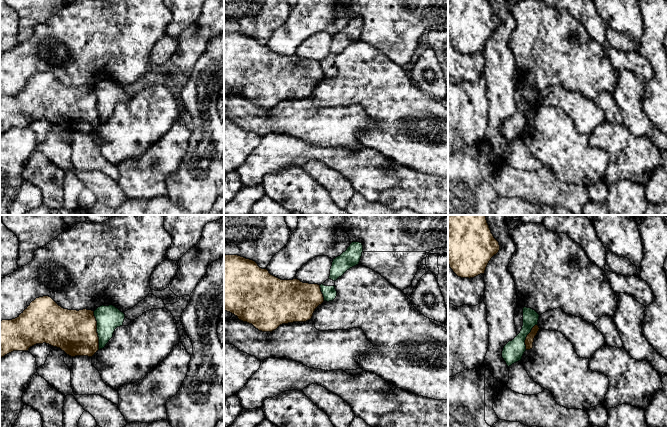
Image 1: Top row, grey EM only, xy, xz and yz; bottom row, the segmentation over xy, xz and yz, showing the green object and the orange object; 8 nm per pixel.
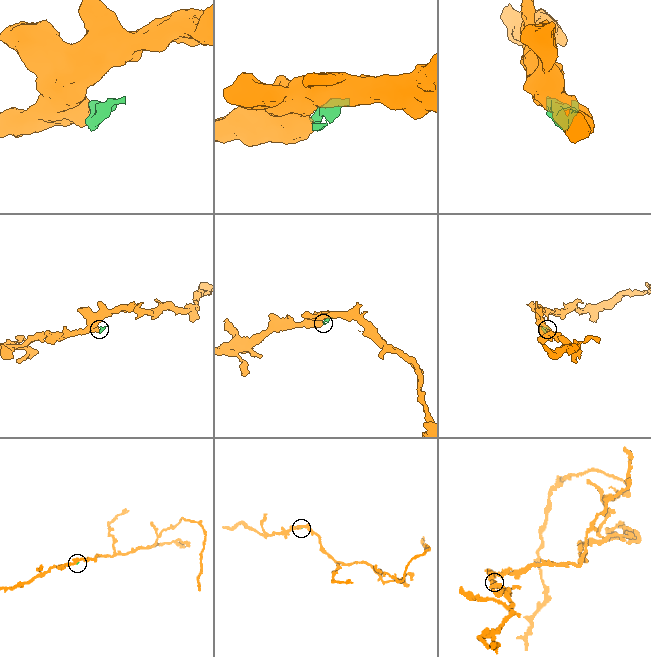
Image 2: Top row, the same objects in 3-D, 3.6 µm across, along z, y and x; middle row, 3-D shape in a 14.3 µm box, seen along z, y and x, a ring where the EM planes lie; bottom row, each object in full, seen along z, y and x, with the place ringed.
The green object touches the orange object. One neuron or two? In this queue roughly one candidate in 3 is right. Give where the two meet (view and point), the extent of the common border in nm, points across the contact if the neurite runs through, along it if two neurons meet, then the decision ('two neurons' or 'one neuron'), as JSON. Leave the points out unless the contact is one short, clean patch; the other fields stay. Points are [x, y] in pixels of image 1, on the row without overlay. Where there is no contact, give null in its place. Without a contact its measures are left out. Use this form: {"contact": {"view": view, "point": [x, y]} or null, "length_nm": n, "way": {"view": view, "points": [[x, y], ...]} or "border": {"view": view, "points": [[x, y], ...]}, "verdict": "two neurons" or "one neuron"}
{"contact": {"view": "xy", "point": [97, 106]}, "length_nm": 320, "border": {"view": "xy", "points": [[93, 87], [99, 125]]}, "verdict": "two neurons"}

